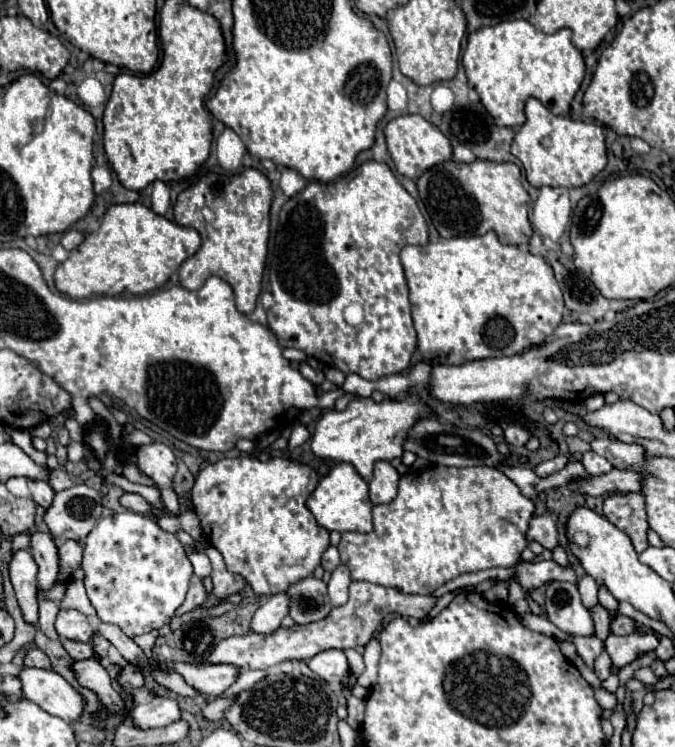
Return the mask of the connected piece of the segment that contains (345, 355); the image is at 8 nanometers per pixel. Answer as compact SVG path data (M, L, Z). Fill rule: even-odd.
M366 161L346 177L330 183L312 181L302 193L290 197L280 209L280 225L270 263L270 287L276 303L268 309L268 327L280 345L302 349L324 365L336 367L346 375L358 373L368 381L404 371L416 349L416 331L410 317L408 285L406 277L402 277L398 257L400 237L402 247L426 245L428 227L416 201L396 181L386 163ZM350 303L364 307L364 321L358 327L350 327L342 317L344 307Z

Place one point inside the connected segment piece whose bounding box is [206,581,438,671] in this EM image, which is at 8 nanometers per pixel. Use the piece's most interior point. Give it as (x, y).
(352, 625)

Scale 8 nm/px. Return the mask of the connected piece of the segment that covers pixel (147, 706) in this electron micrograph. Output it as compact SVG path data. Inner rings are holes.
M152 697L148 703L136 705L132 709L132 719L138 729L164 727L180 719L180 707L176 699L170 697Z

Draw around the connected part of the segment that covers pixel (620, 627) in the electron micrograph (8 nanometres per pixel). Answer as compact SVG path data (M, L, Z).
M616 617L610 625L614 635L630 635L634 633L634 621L630 617Z

